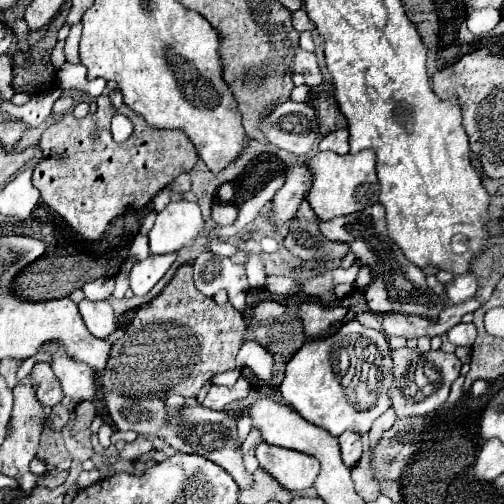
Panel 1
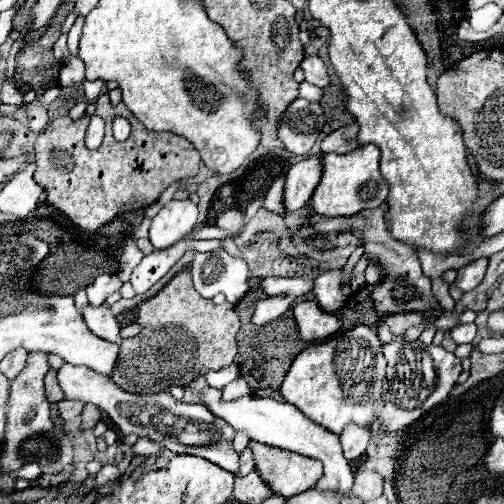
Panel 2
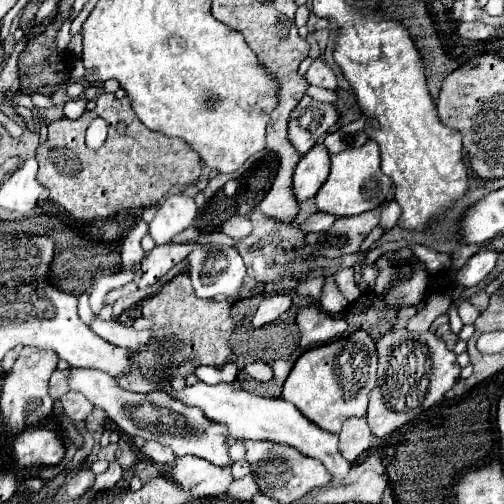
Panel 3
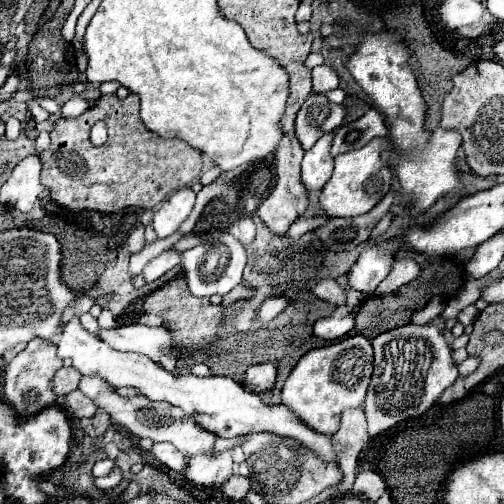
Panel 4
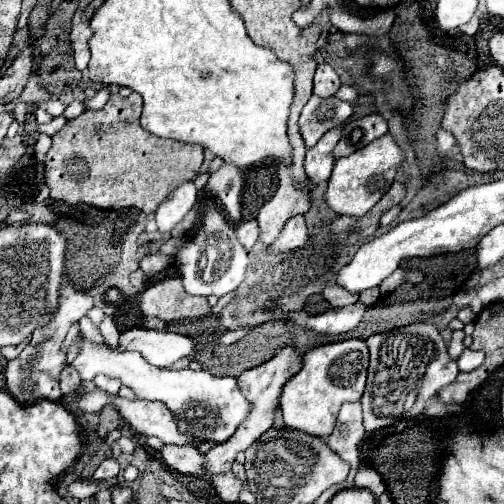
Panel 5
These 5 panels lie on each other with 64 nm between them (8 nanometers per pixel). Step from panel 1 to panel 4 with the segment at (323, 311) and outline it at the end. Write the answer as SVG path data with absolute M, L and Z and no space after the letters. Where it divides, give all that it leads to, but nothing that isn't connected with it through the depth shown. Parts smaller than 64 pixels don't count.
M338 306L330 316L320 318L314 324L314 334L324 340L338 340L354 328L358 306Z

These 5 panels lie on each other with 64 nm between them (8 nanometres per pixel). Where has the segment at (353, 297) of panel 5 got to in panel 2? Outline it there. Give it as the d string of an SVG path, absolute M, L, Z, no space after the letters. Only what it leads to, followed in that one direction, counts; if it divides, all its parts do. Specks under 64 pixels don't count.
M266 278L262 280L262 290L268 296L292 296L294 300L298 296L304 296L312 292L314 280L308 278Z

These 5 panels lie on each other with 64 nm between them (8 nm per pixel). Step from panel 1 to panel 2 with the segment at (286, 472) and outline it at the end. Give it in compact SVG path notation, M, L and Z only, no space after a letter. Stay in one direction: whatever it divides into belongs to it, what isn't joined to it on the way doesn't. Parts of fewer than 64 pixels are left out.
M250 442L250 450L260 478L276 496L292 498L312 488L322 478L322 464L314 458L306 458L260 442Z

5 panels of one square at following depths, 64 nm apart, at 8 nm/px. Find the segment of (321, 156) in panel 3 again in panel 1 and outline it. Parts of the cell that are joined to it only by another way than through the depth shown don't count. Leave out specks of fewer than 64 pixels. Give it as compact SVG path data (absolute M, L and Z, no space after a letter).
M298 164L298 166L288 168L286 182L276 192L276 196L272 200L270 220L276 226L282 226L286 220L290 220L296 214L298 206L306 200L306 192L310 188L310 182L312 182L312 172L306 164Z

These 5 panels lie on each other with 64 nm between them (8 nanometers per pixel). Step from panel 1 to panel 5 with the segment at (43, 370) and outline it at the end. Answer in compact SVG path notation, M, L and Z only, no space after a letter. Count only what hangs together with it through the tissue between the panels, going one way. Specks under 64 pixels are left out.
M68 366L60 376L60 390L62 394L72 394L78 390L78 386L80 386L80 376L72 366Z

